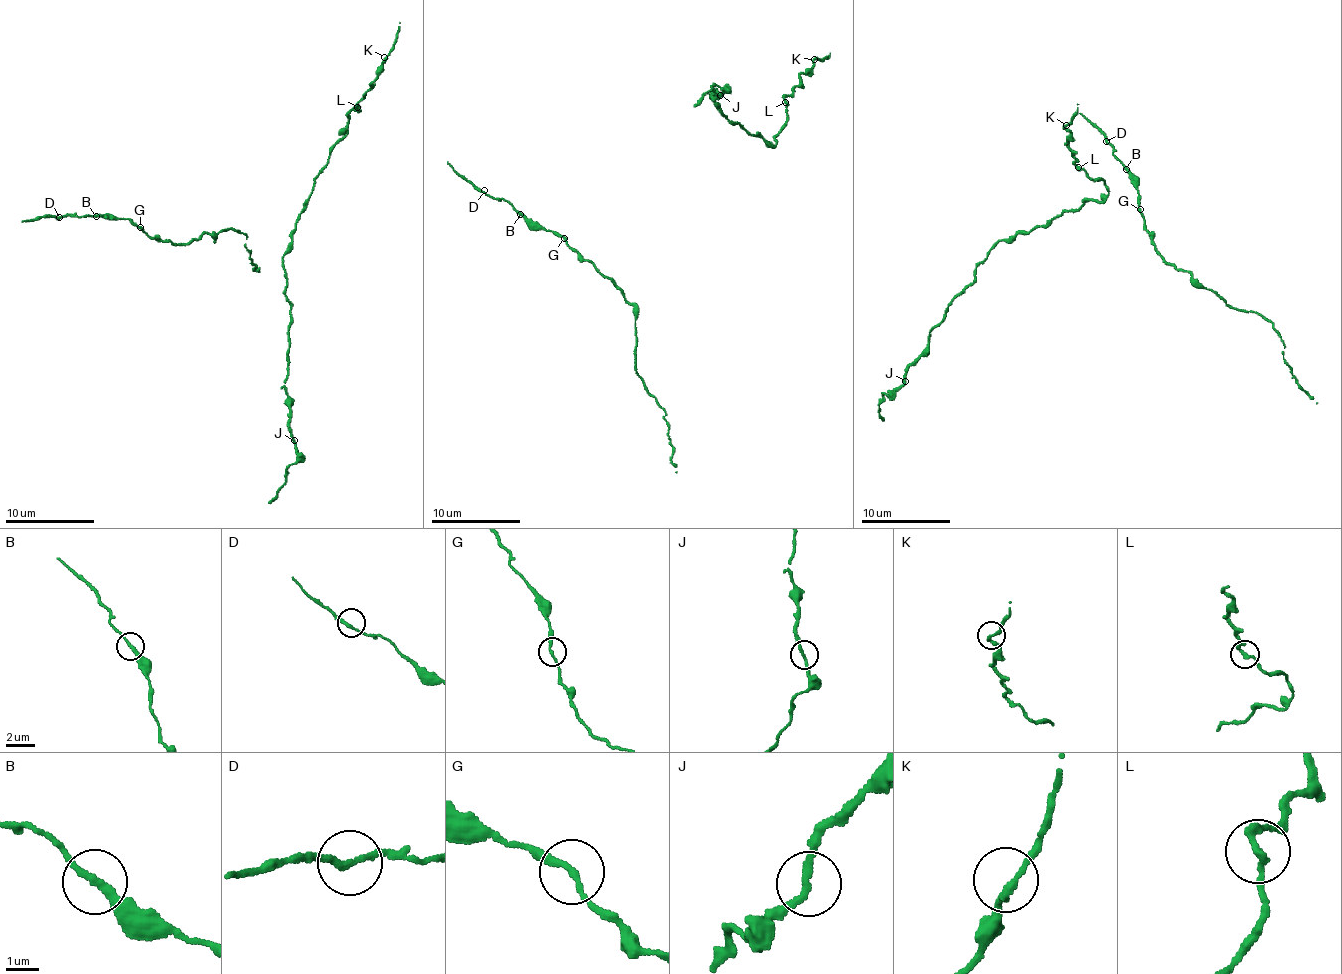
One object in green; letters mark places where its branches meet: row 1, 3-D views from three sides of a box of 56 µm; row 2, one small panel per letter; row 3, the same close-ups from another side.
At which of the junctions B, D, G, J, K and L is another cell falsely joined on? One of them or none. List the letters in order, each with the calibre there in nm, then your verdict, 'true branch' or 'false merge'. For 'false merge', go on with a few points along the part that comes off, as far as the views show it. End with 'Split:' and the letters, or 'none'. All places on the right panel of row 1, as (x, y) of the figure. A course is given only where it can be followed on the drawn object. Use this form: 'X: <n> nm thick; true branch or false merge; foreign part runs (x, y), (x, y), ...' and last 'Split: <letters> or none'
B: 220 nm thick; true branch
D: 200 nm thick; true branch
G: 200 nm thick; true branch
J: 190 nm thick; true branch
K: 200 nm thick; true branch
L: 240 nm thick; true branch
Split: none

